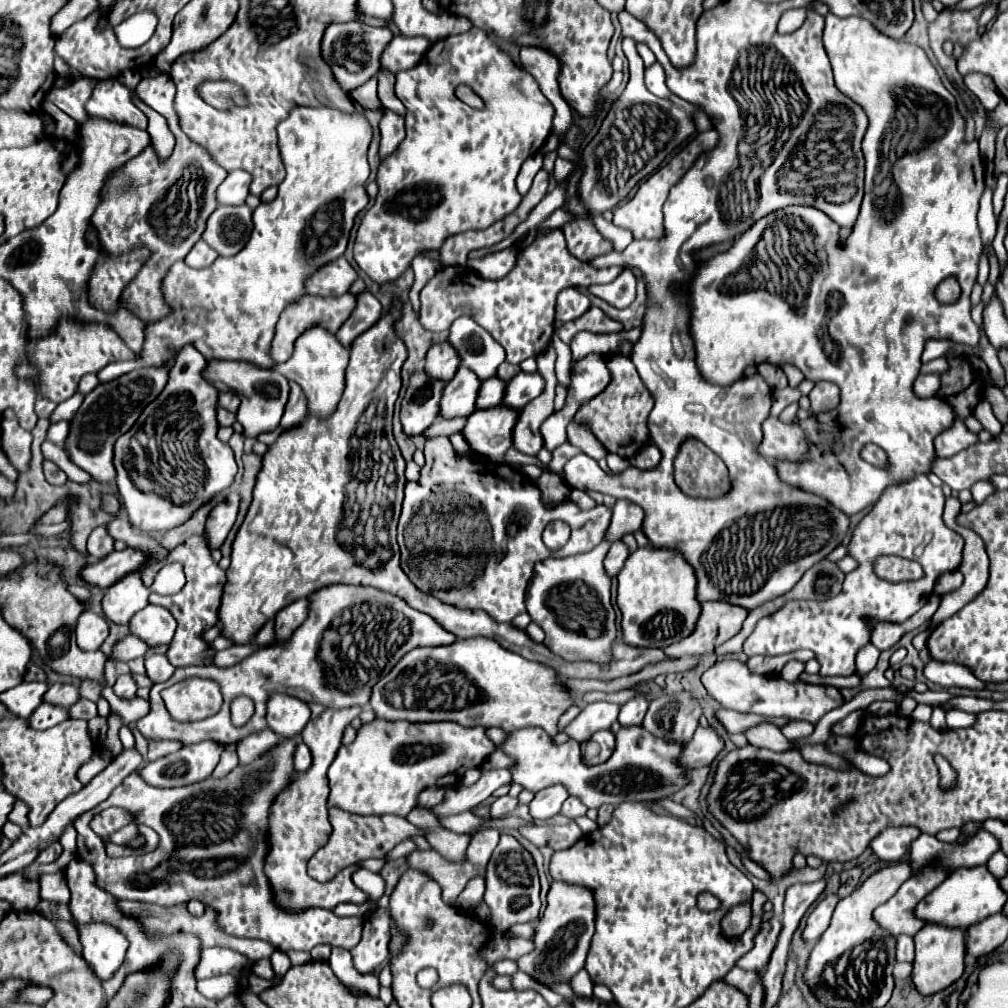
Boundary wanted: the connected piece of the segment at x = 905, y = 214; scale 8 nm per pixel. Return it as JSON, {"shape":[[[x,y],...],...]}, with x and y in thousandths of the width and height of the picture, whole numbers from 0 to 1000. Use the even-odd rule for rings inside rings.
{"shape":[[[821,15],[819,17],[819,27],[817,27],[817,47],[819,53],[823,55],[823,63],[827,68],[827,80],[829,86],[843,96],[845,100],[849,100],[857,112],[861,114],[861,128],[859,134],[855,138],[855,152],[859,158],[859,184],[857,184],[857,199],[855,199],[855,209],[851,213],[851,219],[845,227],[845,233],[841,235],[837,247],[831,247],[831,223],[821,217],[821,213],[817,213],[813,207],[810,205],[802,205],[802,203],[786,203],[786,205],[776,205],[774,209],[768,209],[766,213],[760,213],[758,217],[752,217],[732,239],[730,243],[716,251],[706,255],[704,259],[694,259],[690,261],[690,269],[688,275],[681,281],[677,281],[677,291],[681,291],[681,301],[685,307],[685,332],[688,338],[688,346],[690,346],[690,362],[694,372],[710,382],[726,382],[736,374],[738,364],[742,362],[754,362],[754,360],[766,360],[766,362],[774,362],[774,360],[786,360],[790,362],[800,376],[817,376],[817,378],[825,378],[833,384],[833,402],[827,404],[825,408],[819,408],[815,412],[806,412],[804,416],[794,418],[796,428],[802,434],[802,451],[794,457],[794,459],[782,459],[782,455],[768,455],[768,463],[774,471],[774,475],[786,483],[794,483],[798,487],[804,487],[808,491],[813,491],[817,495],[821,495],[821,499],[825,499],[829,505],[839,507],[839,511],[847,511],[851,507],[855,507],[861,501],[867,501],[867,497],[875,491],[875,487],[883,481],[889,479],[893,475],[905,475],[911,469],[921,469],[923,467],[923,459],[929,455],[927,449],[927,436],[929,432],[933,432],[933,428],[938,428],[948,412],[942,408],[944,402],[937,400],[937,398],[929,398],[929,396],[911,396],[905,388],[905,382],[913,370],[913,352],[917,346],[917,338],[921,334],[929,334],[929,336],[942,336],[948,340],[958,340],[968,344],[970,336],[972,336],[972,328],[968,324],[968,320],[962,314],[962,289],[968,281],[968,273],[970,273],[970,261],[972,261],[972,253],[974,253],[974,239],[972,239],[972,227],[970,227],[970,207],[972,207],[972,195],[976,191],[976,158],[972,156],[970,144],[968,142],[958,142],[956,140],[956,132],[958,132],[958,120],[952,114],[950,106],[948,106],[948,98],[944,96],[944,92],[937,86],[933,75],[929,68],[921,61],[921,57],[917,55],[917,51],[911,45],[893,41],[893,39],[885,39],[873,31],[869,31],[869,27],[865,27],[865,23],[861,23],[859,19],[853,17],[839,17],[833,19],[829,15]],[[946,273],[950,275],[950,281],[954,285],[954,295],[956,299],[948,299],[944,303],[935,303],[929,299],[927,295],[927,287],[929,283],[940,275]],[[821,299],[833,299],[833,305],[827,313],[821,313]],[[817,412],[827,412],[829,416],[823,420],[817,418]],[[867,439],[871,443],[875,443],[881,449],[881,457],[883,457],[883,465],[871,465],[859,457],[855,457],[853,447],[857,445],[857,441]]]}

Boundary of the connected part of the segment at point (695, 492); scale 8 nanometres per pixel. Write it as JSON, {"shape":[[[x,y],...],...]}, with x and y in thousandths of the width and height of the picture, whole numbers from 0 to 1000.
{"shape":[[[681,436],[669,455],[671,481],[685,493],[712,493],[722,487],[722,465],[698,439]]]}

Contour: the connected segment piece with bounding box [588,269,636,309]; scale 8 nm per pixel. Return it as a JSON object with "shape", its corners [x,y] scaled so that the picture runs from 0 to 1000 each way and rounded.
{"shape":[[[619,267],[607,281],[603,281],[603,283],[587,283],[587,285],[583,285],[583,289],[587,293],[599,297],[607,305],[619,307],[631,295],[631,275],[623,267]]]}

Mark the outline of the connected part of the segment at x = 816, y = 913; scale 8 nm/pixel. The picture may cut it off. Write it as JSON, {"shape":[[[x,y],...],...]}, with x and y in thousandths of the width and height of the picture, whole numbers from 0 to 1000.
{"shape":[[[821,888],[819,892],[815,892],[808,902],[806,906],[802,908],[800,912],[800,920],[796,924],[796,932],[802,936],[802,938],[808,938],[813,928],[821,922],[823,918],[823,910],[825,910],[825,904],[831,896],[831,888]]]}

